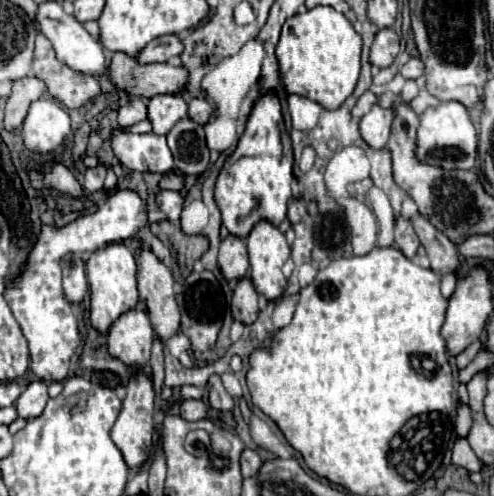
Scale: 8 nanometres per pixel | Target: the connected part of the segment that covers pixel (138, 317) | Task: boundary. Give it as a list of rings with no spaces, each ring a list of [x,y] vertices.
[[[144,310],[124,312],[108,330],[108,352],[126,366],[142,368],[150,360],[152,324]]]

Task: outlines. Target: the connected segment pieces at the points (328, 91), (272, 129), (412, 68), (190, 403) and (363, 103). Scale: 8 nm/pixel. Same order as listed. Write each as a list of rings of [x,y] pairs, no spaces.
[[[316,6],[312,10],[306,10],[302,14],[294,14],[288,18],[282,26],[282,36],[276,46],[276,56],[280,62],[280,74],[282,82],[288,94],[306,96],[314,102],[318,102],[326,110],[336,110],[354,90],[360,74],[360,50],[362,40],[358,32],[352,28],[352,24],[346,20],[344,14],[336,12],[330,6]]]
[[[266,92],[254,102],[246,122],[246,130],[240,136],[236,150],[226,158],[218,174],[214,200],[222,212],[222,224],[234,236],[246,236],[252,230],[252,226],[264,218],[276,226],[286,218],[294,176],[292,176],[292,164],[290,168],[282,168],[282,142],[280,142],[282,112],[280,110],[282,110],[280,100],[274,92]]]
[[[410,58],[410,60],[400,68],[400,74],[402,74],[404,78],[412,78],[412,80],[420,78],[420,76],[424,74],[424,64],[422,64],[422,60],[420,60],[420,58]]]
[[[182,400],[180,416],[184,420],[190,420],[190,422],[202,420],[202,418],[206,418],[206,406],[202,400]]]
[[[366,90],[366,92],[360,96],[360,100],[356,102],[356,106],[354,106],[354,110],[352,110],[352,116],[362,118],[362,116],[364,116],[376,102],[378,102],[378,94]]]

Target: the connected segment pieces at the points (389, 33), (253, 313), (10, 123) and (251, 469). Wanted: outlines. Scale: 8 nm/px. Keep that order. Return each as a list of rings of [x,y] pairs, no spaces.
[[[384,28],[376,34],[374,44],[370,48],[370,64],[378,68],[386,68],[394,62],[398,54],[398,36],[392,28]]]
[[[240,278],[232,296],[232,316],[244,324],[252,324],[258,318],[258,292],[250,278]]]
[[[22,78],[22,80],[14,82],[12,94],[4,108],[4,128],[8,132],[16,130],[24,122],[30,104],[36,102],[44,90],[46,90],[46,86],[38,78]]]
[[[244,450],[242,452],[242,458],[240,458],[240,464],[242,464],[242,476],[244,478],[250,478],[250,476],[256,476],[260,466],[262,466],[262,460],[258,456],[256,450]]]

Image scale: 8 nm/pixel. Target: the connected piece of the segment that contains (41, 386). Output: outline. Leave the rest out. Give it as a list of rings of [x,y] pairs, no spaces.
[[[34,380],[24,388],[24,392],[16,400],[18,416],[26,418],[26,420],[38,418],[46,406],[46,402],[48,402],[48,384],[42,380]]]

